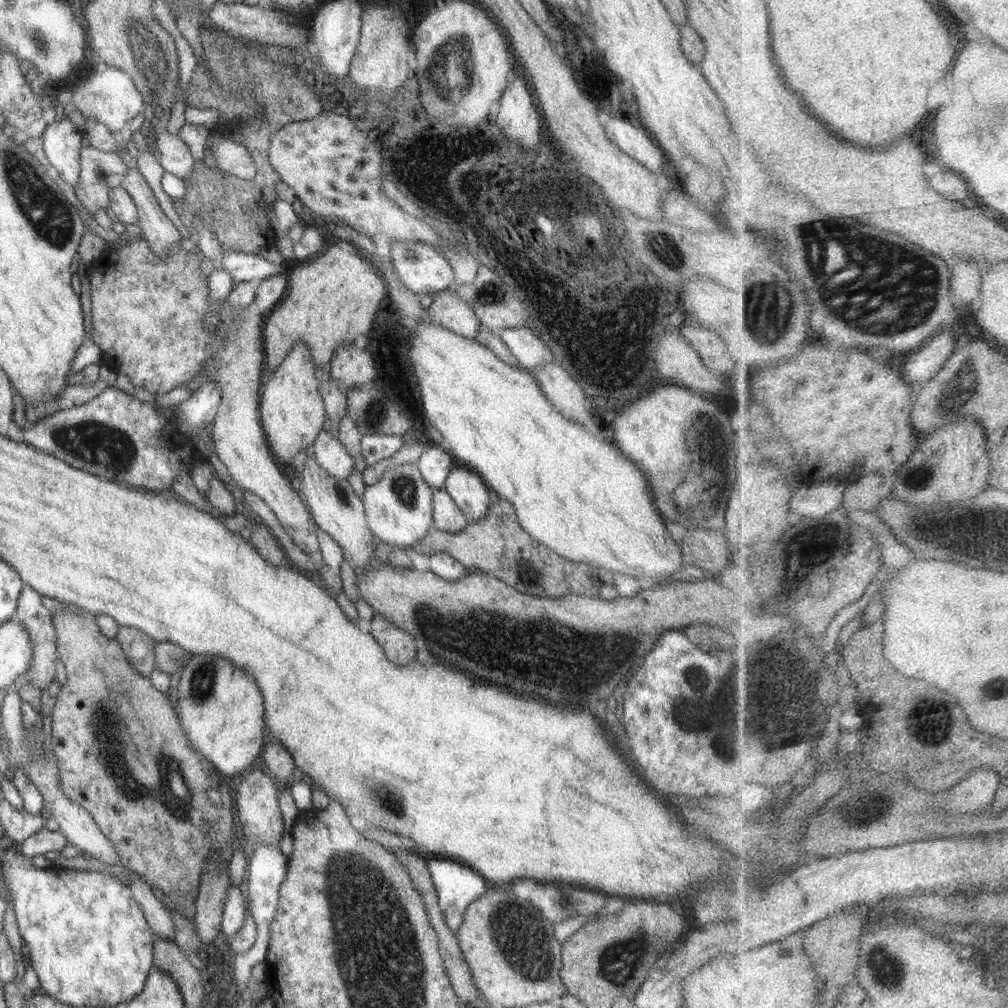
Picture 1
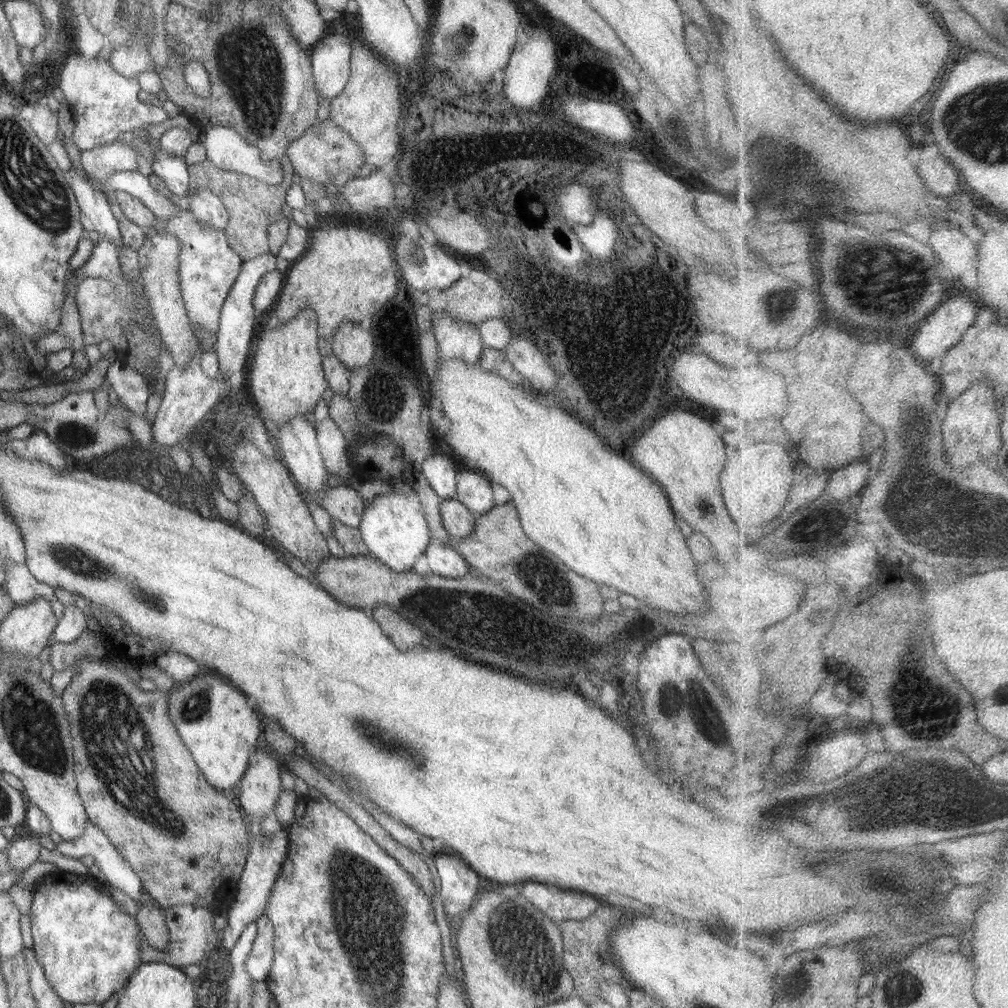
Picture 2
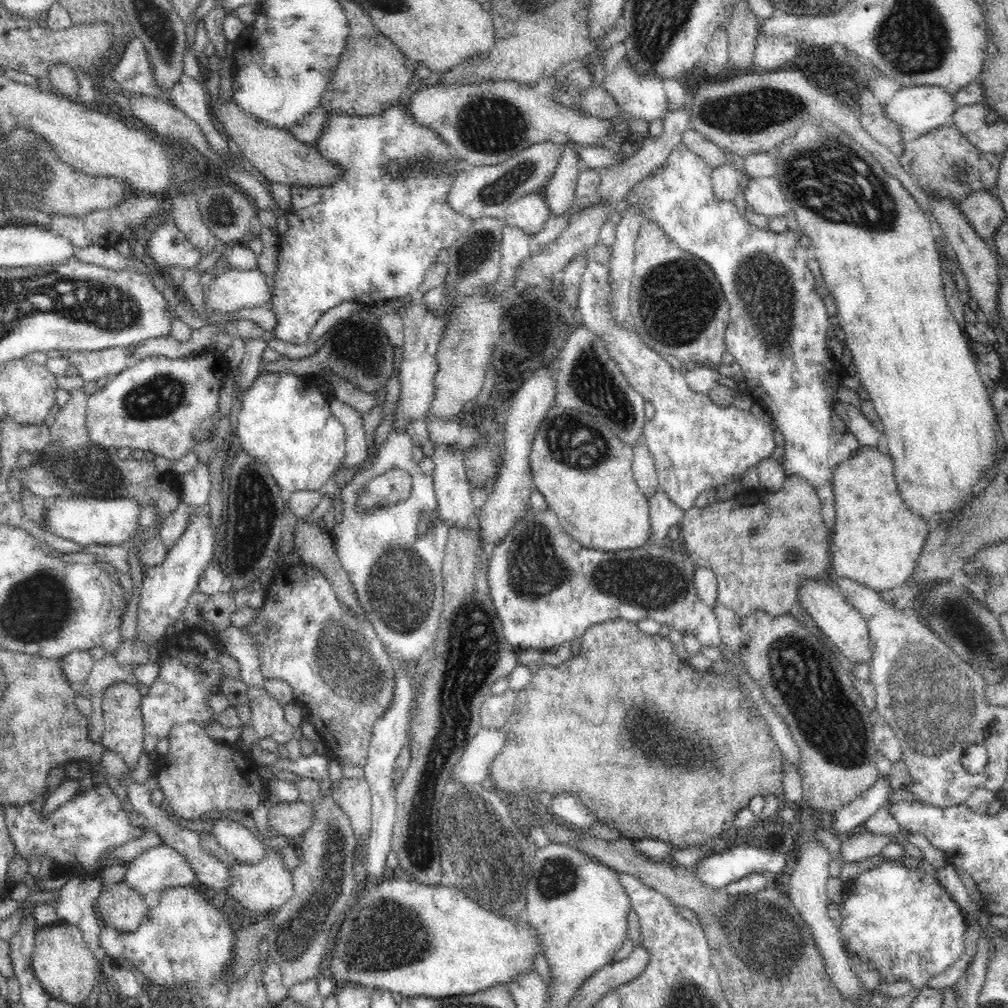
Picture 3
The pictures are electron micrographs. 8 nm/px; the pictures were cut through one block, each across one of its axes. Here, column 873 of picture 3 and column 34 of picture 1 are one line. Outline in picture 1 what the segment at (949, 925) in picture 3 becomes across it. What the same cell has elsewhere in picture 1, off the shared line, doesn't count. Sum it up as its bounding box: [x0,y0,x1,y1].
[2,844,155,1007]

